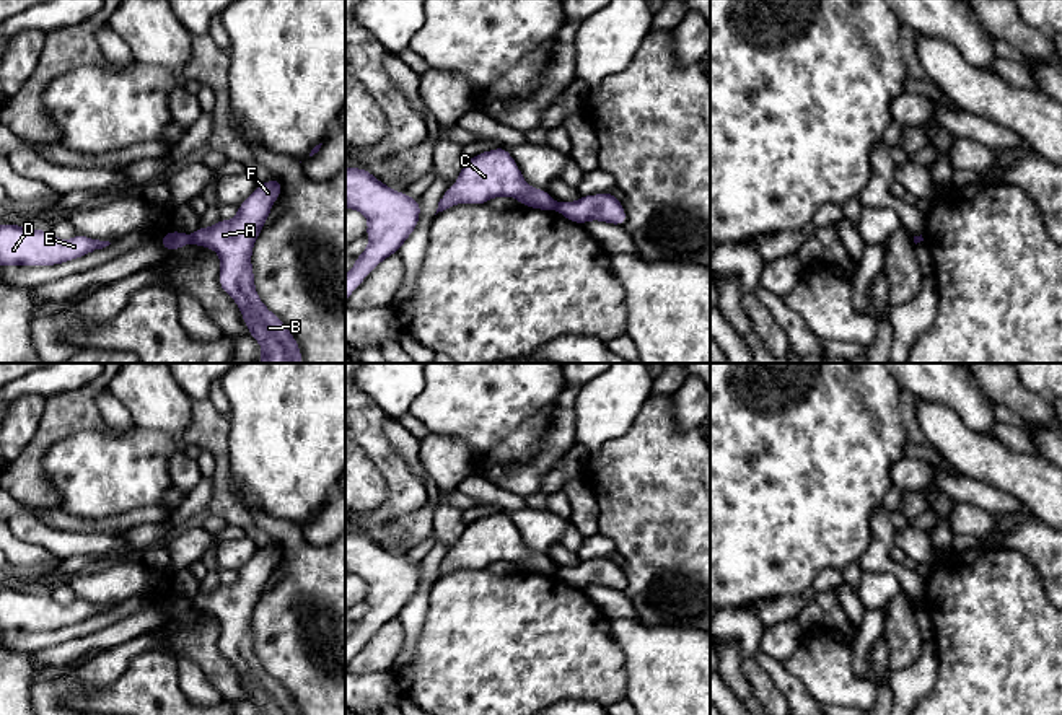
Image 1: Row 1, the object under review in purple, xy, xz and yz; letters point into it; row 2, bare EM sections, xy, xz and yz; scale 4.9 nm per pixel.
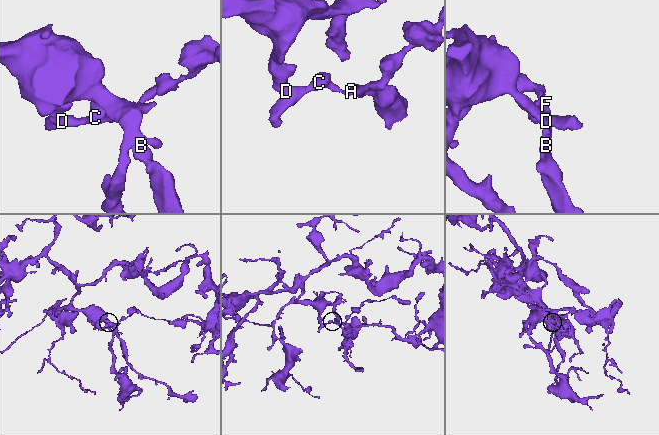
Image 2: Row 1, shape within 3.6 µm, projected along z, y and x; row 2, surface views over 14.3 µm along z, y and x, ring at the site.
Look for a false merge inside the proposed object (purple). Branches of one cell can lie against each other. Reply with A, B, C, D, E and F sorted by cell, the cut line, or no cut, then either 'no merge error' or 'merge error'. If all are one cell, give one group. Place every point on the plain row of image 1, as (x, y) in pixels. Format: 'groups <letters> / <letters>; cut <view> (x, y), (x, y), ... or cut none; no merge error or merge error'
groups A B F / C D E; cut xy (189, 601), (193, 606); merge error

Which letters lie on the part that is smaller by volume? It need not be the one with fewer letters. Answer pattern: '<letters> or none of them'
A, B, F

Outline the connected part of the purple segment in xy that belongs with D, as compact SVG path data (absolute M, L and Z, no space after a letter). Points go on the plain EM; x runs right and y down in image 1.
M0 590L0 632L5 630L57 630L109 611L109 606L77 599L62 606L52 596Z

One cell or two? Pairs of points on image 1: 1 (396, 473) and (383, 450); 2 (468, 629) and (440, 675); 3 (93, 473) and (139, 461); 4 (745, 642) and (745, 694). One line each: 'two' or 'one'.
1: one
2: one
3: one
4: one

